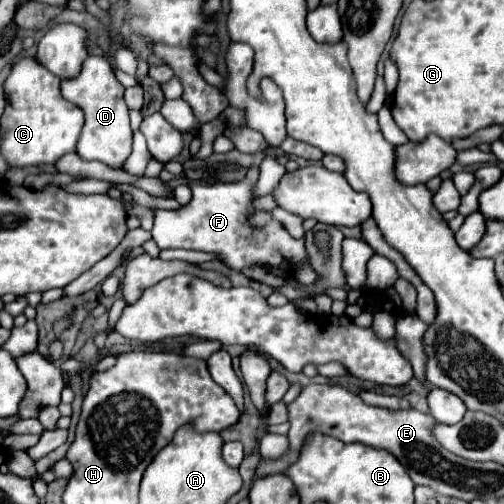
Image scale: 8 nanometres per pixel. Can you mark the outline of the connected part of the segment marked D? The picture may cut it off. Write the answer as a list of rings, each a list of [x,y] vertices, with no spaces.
[[[89,55],[83,63],[83,69],[77,77],[73,79],[63,79],[61,81],[61,93],[67,101],[79,105],[85,113],[85,125],[83,125],[83,131],[81,131],[81,137],[77,141],[77,155],[85,161],[101,161],[109,167],[121,167],[123,161],[129,157],[131,153],[131,139],[133,139],[133,131],[129,127],[129,109],[123,101],[123,85],[117,81],[115,77],[115,71],[109,63],[109,59],[105,55]]]

